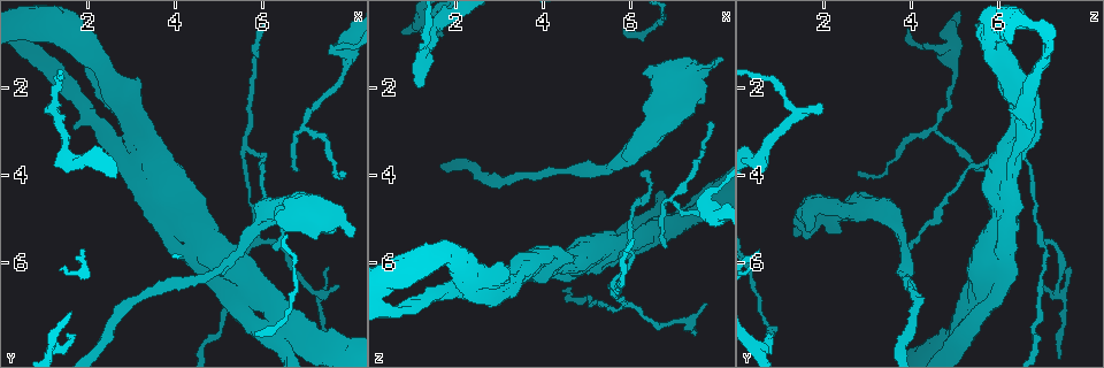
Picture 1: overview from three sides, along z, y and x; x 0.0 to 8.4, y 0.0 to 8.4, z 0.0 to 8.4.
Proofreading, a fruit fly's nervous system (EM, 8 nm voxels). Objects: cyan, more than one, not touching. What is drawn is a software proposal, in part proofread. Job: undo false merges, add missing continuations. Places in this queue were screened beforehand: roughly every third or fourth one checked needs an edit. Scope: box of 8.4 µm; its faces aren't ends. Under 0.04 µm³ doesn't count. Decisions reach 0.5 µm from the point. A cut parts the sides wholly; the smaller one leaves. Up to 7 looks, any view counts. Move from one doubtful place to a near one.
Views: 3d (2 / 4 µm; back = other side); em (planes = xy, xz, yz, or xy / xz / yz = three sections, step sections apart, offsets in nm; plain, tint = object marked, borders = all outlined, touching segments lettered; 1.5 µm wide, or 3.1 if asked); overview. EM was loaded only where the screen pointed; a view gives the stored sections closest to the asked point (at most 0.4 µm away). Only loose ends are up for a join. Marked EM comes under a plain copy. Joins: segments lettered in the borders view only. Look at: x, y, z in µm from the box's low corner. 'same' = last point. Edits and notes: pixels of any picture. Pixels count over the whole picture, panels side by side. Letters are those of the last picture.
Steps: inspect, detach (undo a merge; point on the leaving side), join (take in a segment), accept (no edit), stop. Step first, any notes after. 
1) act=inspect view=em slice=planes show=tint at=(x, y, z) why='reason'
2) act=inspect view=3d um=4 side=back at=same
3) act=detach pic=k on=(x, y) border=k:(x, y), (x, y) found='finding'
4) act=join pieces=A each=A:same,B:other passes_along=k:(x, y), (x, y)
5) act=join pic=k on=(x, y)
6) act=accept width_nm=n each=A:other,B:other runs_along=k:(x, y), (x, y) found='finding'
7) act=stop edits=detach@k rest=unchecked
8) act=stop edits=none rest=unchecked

act=inspect view=3d um=4 at=(6.05, 0.55, 5.50) why='thin end'

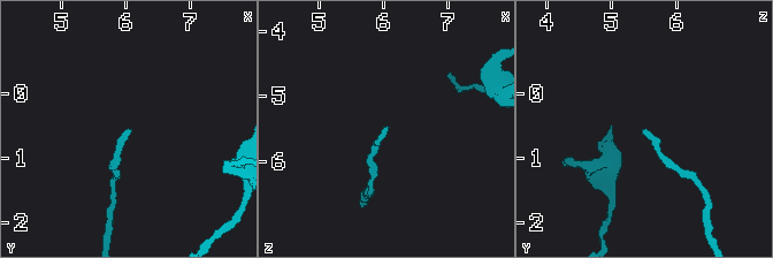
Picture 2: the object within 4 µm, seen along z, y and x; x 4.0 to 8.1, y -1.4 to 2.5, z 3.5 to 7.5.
act=inspect view=em slice=xz step=8 show=tint at=(6.05, 0.55, 5.50) why='shape alone is not enough'

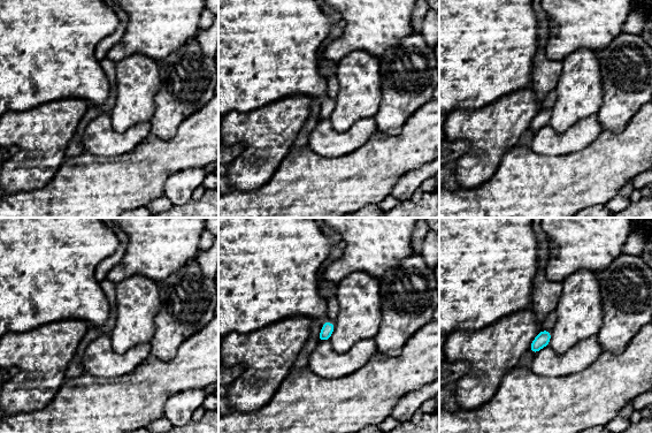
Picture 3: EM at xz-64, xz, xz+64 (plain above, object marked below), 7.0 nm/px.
act=inspect view=em slice=planes show=borders at=same

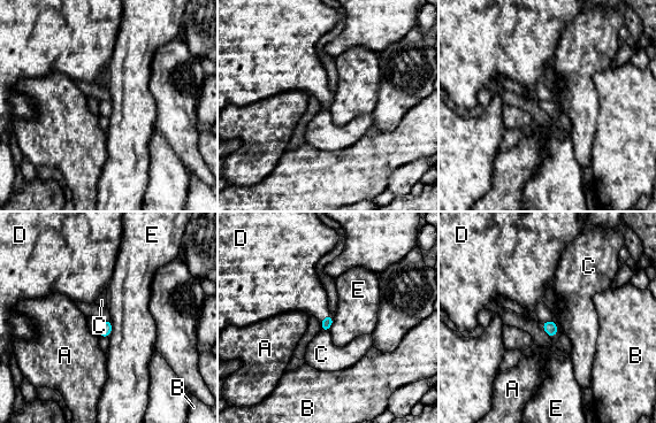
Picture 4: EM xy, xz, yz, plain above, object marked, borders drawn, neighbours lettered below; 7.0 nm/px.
act=join pieces=D each=A:other,B:other,C:other,D:same,E:other passes_along=4:(326, 323), (325, 317), (302, 290) found='it goes on there'

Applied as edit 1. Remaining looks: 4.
act=inspect view=overview why='redraw'

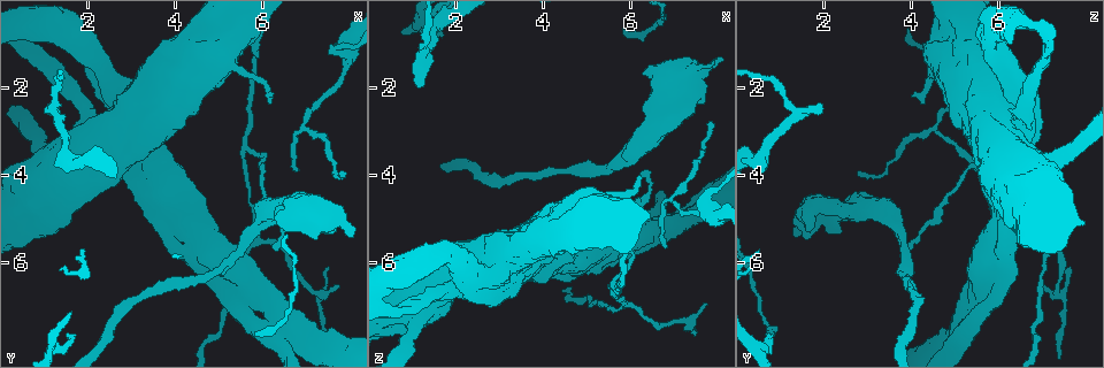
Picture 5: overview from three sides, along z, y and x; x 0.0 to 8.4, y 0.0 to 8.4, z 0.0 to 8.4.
act=inspect view=3d um=4 at=(1.15, 2.45, 2.00) why='branch stops here'

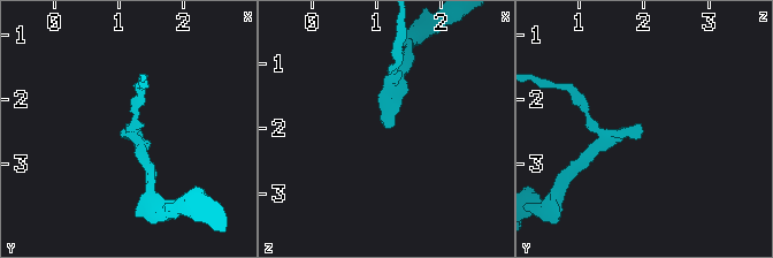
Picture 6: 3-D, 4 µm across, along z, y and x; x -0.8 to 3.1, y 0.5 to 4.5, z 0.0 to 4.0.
act=inspect view=em slice=xz step=4 show=borders at=(1.10, 2.40, 1.95)

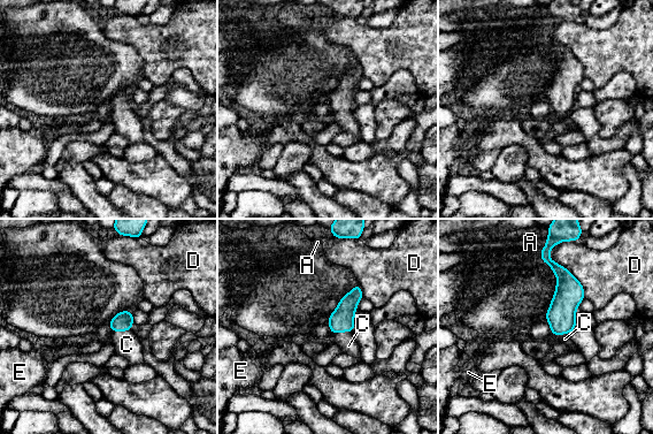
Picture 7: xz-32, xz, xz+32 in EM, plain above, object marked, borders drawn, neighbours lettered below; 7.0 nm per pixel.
act=inspect view=em slice=planes show=borders at=same why='cut it another way'

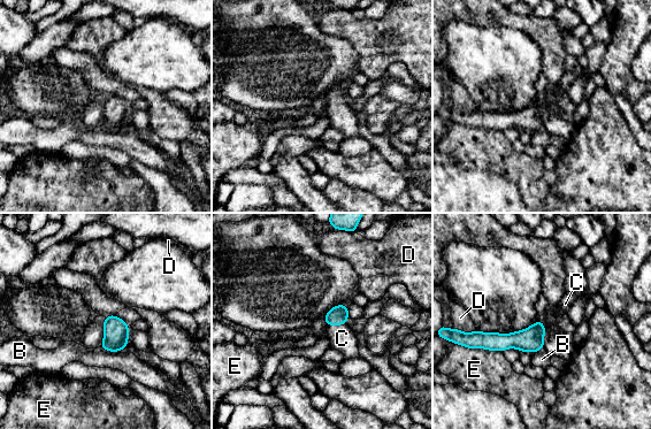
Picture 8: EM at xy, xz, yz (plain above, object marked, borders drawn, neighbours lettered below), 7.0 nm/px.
act=join pieces=C width_nm=140 each=B:other,C:same,D:other,E:other passes_along=8:(337, 315), (336, 324), (342, 338) found='the cell continues'

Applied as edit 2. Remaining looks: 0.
act=stop edits=join@4,join@8 rest=unchecked

